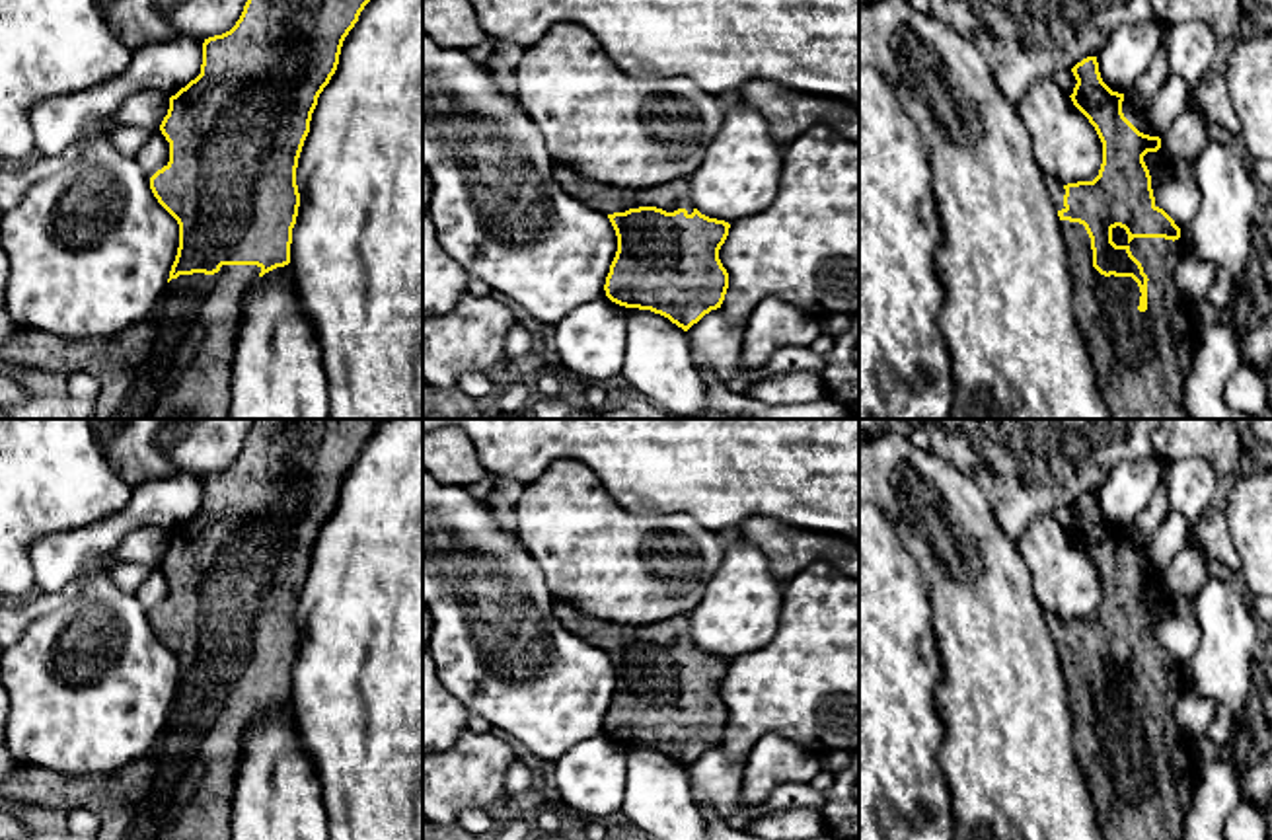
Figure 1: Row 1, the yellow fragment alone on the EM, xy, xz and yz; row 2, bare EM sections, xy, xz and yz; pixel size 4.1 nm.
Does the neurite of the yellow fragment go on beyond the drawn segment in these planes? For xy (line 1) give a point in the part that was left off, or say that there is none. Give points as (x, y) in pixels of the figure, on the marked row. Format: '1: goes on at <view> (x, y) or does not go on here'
1: goes on at xy (174, 363)

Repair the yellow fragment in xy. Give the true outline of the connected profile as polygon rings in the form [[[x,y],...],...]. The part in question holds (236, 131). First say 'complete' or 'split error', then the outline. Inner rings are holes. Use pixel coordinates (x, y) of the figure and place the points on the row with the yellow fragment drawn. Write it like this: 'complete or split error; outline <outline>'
split error; outline [[[247,0],[240,19],[230,31],[205,39],[201,74],[169,97],[168,115],[160,125],[162,134],[169,142],[169,162],[150,177],[150,189],[158,203],[177,220],[179,248],[168,285],[154,308],[140,322],[109,337],[68,339],[39,329],[14,331],[0,343],[0,359],[10,364],[39,368],[43,372],[92,374],[99,384],[92,419],[228,419],[234,347],[245,294],[259,277],[290,263],[292,228],[300,207],[296,185],[298,158],[310,133],[318,97],[337,70],[343,41],[368,2],[370,0]]]

